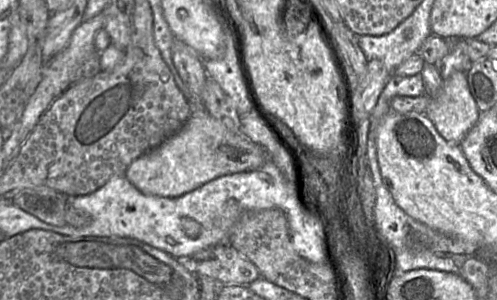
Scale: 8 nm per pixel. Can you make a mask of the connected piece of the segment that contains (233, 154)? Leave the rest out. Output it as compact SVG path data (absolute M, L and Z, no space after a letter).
M194 107L187 122L159 146L135 159L126 169L125 177L139 191L167 198L182 196L220 176L258 170L268 159L267 151L240 131L232 131L212 117L204 107Z

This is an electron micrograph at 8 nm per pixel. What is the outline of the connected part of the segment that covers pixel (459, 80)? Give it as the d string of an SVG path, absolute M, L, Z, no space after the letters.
M456 71L443 80L438 95L429 98L425 114L447 142L459 144L480 118L480 111L469 90L467 72Z

